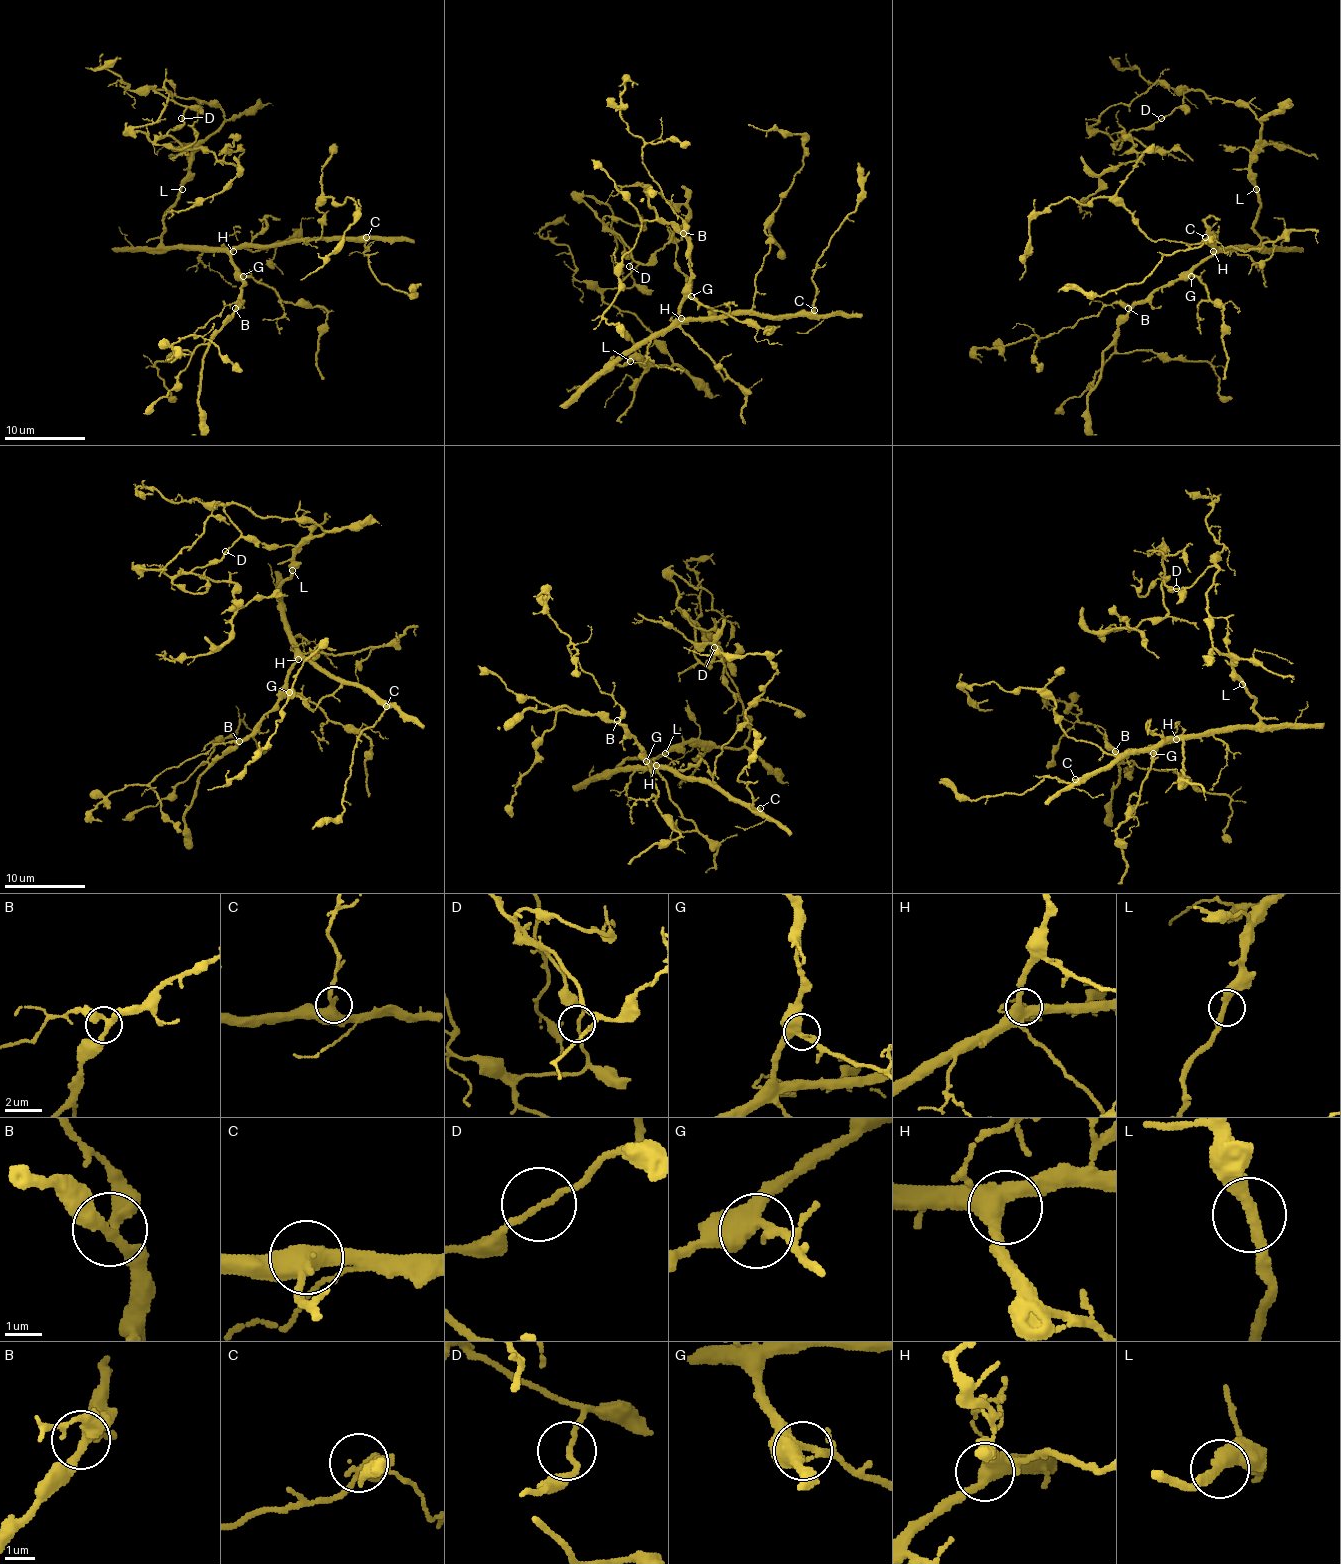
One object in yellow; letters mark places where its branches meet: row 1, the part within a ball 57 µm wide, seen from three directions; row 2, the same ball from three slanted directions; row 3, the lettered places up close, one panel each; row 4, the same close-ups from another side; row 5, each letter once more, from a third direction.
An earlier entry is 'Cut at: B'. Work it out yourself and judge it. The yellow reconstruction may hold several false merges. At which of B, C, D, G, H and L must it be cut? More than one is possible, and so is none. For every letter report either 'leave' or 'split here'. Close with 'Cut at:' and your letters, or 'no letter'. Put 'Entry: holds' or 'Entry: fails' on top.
Entry: fails
B: leave
C: leave
D: leave
G: leave
H: leave
L: leave
Cut at: no letter

